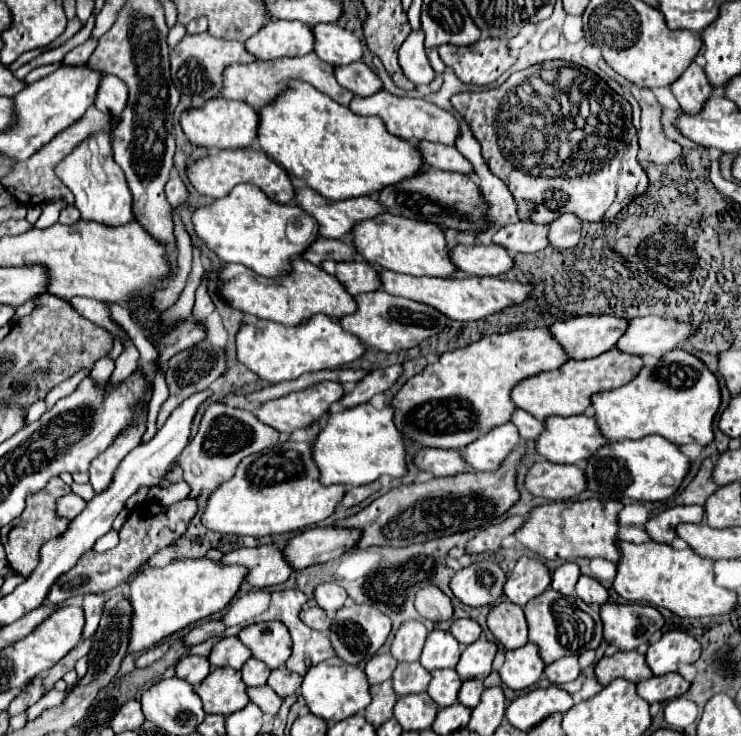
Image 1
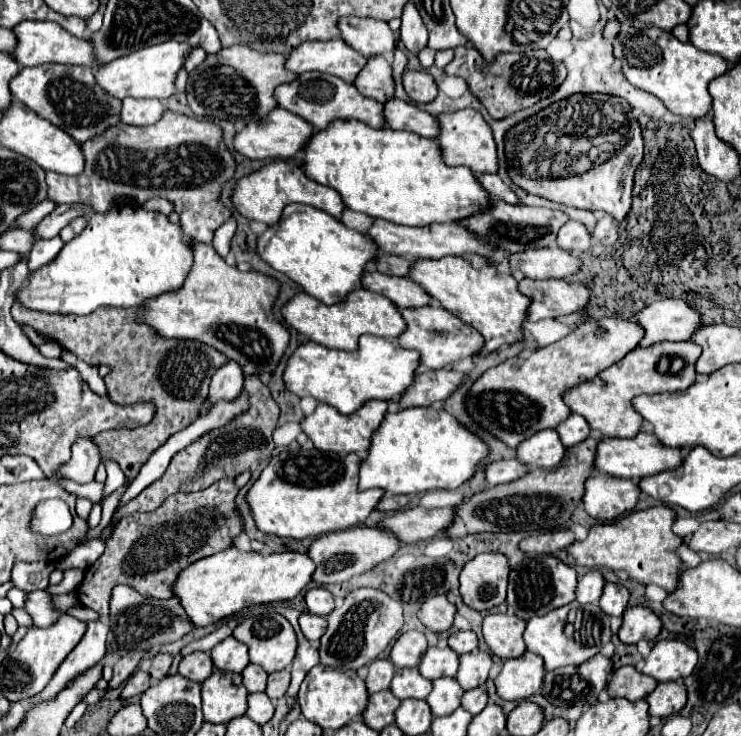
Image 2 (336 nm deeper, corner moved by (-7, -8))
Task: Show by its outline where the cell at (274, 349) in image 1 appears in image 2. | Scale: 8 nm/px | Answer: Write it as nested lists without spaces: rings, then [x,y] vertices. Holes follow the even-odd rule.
[[[365,334],[359,340],[359,350],[345,352],[333,350],[315,342],[305,342],[291,356],[283,380],[291,392],[299,398],[313,396],[337,408],[341,414],[357,412],[369,400],[395,400],[399,398],[415,380],[419,368],[419,352],[405,350],[399,344]]]

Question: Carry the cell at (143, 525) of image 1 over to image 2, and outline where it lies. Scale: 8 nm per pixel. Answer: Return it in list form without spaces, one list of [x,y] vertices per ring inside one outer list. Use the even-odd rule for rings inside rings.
[[[223,478],[201,492],[173,494],[153,512],[137,512],[121,518],[107,542],[107,550],[91,566],[91,574],[87,570],[77,590],[81,604],[107,618],[111,590],[117,584],[127,584],[145,598],[171,598],[171,584],[175,584],[179,570],[185,570],[199,558],[231,548],[233,538],[243,534],[245,526],[235,508],[237,492],[235,478]]]

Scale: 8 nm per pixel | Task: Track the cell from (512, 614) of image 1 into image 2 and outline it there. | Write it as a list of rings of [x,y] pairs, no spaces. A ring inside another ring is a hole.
[[[487,614],[483,618],[483,638],[489,650],[501,660],[523,656],[525,624],[527,622],[515,614]]]

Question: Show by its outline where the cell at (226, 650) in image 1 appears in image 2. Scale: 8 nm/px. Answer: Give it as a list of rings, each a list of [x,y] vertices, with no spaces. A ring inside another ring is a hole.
[[[229,636],[223,642],[219,642],[213,648],[213,664],[219,670],[227,670],[227,672],[241,672],[247,664],[249,664],[249,656],[247,656],[247,646],[243,642],[239,642],[237,638]]]

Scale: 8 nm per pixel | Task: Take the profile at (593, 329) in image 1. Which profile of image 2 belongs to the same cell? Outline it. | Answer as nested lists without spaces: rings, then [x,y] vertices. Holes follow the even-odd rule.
[[[661,298],[643,308],[635,320],[645,328],[645,336],[639,346],[651,346],[665,340],[689,340],[701,322],[699,310],[683,298]]]

